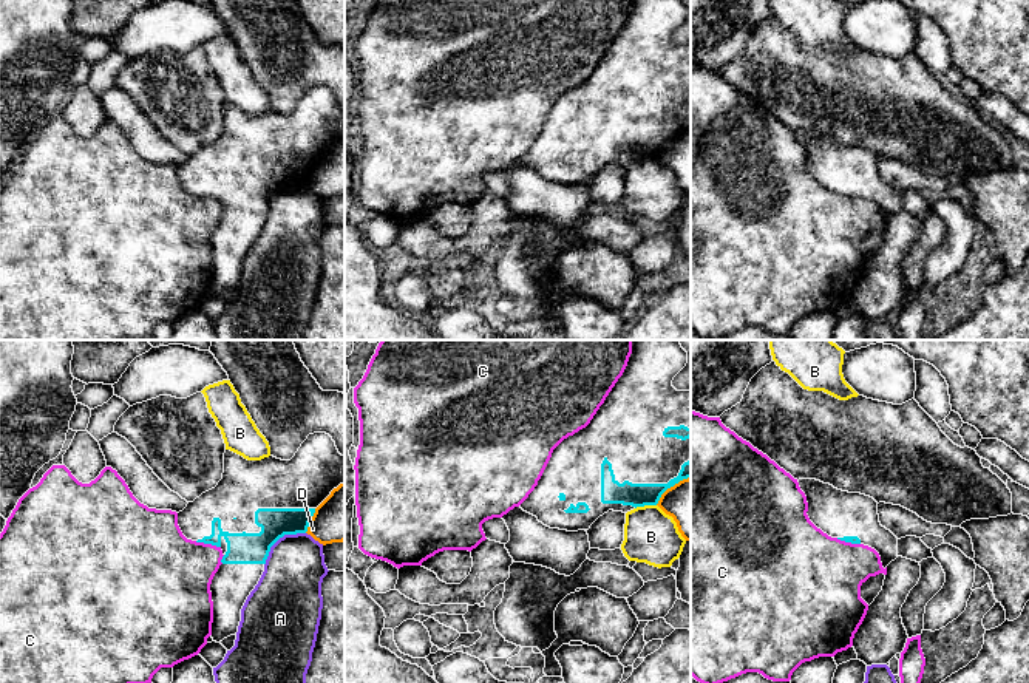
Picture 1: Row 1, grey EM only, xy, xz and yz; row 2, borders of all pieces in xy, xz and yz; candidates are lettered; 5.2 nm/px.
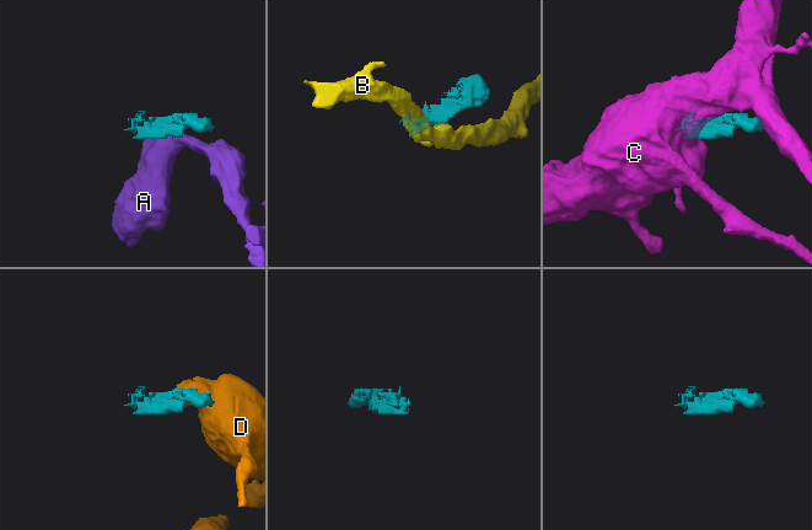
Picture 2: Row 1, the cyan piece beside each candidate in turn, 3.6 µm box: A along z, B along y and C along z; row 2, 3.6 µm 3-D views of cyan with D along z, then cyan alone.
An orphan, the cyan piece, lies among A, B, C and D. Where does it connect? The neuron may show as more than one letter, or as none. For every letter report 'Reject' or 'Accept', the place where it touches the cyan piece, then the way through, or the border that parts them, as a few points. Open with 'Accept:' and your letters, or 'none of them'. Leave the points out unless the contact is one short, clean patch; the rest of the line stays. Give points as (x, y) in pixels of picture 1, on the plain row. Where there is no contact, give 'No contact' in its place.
Accept: none of them
A: Reject. Touches cyan at xy (278, 192)
B: Reject. Touches cyan at xz (645, 158). Boundary: xz (655, 158), (635, 163)
C: Reject. Touches cyan at xy (207, 197). Boundary: xy (195, 195), (220, 201)
D: Reject. Touches cyan at xy (309, 175)

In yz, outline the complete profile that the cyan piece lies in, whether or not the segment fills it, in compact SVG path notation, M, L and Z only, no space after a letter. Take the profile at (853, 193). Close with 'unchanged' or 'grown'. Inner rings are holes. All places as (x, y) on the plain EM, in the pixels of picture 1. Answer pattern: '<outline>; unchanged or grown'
M799 133L807 150L810 175L831 192L874 202L885 223L898 212L898 192L881 179L878 156L816 133Z; grown

